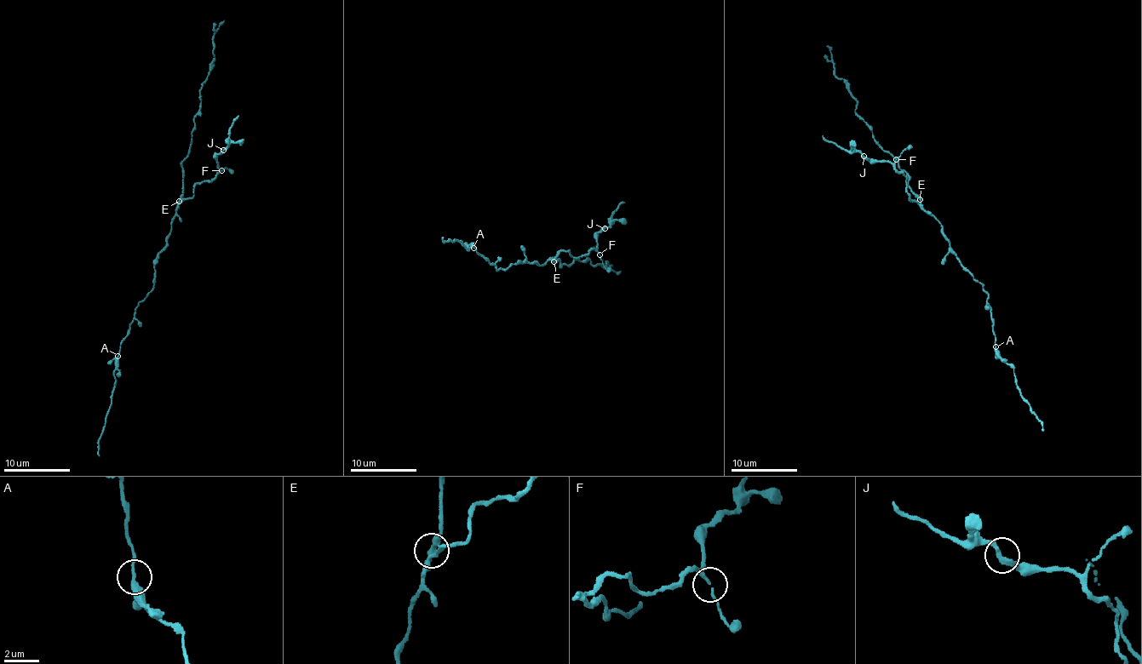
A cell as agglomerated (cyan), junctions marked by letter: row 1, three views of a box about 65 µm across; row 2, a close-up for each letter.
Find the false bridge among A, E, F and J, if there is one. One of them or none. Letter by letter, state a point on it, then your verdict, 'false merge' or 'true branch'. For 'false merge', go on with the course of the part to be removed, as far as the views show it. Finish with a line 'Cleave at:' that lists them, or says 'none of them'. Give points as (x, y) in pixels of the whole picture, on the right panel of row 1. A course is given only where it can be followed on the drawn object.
A: at (995, 346); true branch
E: at (920, 199); true branch
F: at (896, 159); true branch
J: at (863, 156); true branch
Cleave at: none of them

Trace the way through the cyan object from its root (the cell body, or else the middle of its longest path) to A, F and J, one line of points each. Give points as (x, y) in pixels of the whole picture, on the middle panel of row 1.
A: (536, 262), (520, 260), (507, 268), (496, 269), (496, 263), (490, 263), (473, 248)
F: (536, 262), (536, 265), (542, 266), (561, 251), (570, 249), (574, 257), (582, 256), (593, 249), (599, 254)
J: (536, 262), (542, 266), (561, 251), (570, 249), (574, 257), (586, 255), (596, 248), (596, 234), (605, 228)

